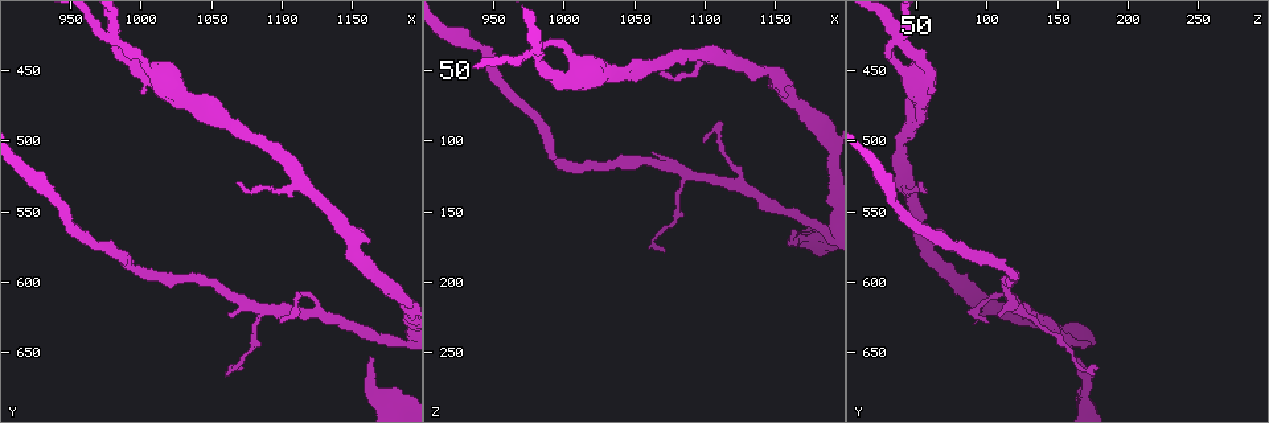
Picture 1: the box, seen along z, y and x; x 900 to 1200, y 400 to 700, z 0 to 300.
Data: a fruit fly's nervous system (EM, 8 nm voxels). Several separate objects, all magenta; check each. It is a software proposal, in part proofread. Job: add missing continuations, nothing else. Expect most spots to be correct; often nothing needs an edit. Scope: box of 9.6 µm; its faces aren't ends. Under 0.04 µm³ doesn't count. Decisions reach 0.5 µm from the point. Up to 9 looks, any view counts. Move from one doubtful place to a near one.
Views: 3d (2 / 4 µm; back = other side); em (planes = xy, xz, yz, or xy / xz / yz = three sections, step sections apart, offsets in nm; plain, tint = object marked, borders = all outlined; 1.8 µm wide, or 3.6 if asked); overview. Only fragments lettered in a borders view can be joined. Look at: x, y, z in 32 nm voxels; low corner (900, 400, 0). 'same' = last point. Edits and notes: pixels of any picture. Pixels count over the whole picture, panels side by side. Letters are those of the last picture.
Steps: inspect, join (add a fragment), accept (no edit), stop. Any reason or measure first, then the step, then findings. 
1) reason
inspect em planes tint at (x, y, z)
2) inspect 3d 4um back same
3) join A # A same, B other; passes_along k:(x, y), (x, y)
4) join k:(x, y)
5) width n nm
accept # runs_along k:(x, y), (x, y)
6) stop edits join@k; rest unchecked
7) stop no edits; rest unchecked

two arms in line, one across
inspect em yz step 8 tint at (980, 428, 38)

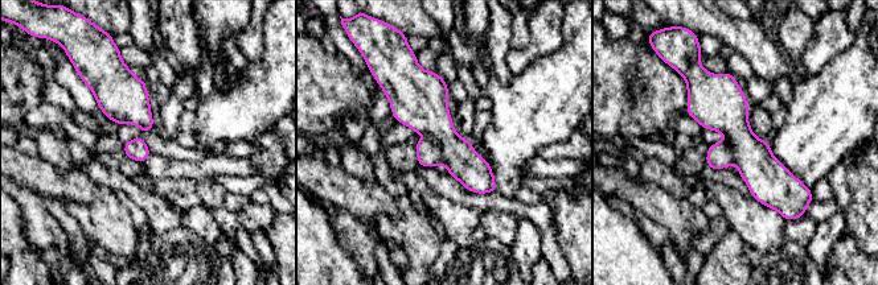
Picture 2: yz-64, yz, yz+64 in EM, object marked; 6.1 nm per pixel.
another direction
inspect em planes borders same

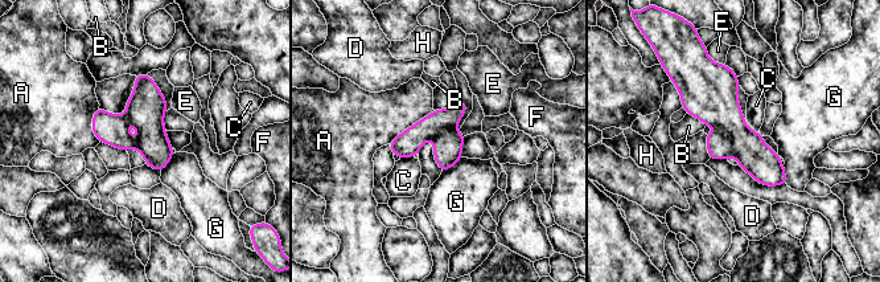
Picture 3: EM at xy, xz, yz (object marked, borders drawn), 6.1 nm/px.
width 200 nm
accept # A other, B other, C other, D other, E other, F other, G other, H other; none of them fits

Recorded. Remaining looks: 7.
an open end
inspect em planes borders at (1156, 568, 68)

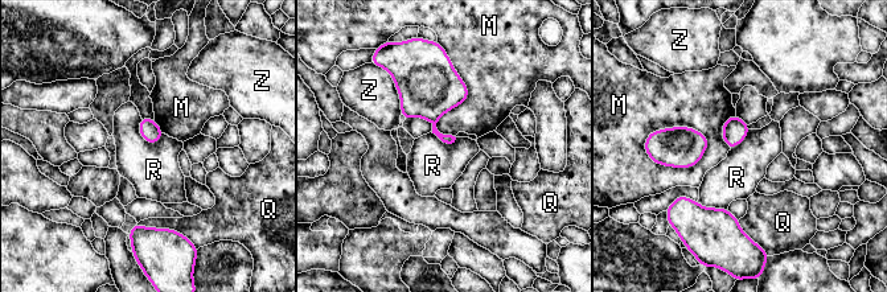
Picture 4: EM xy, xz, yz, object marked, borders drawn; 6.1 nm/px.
accept # M other, Q other, R other, Z other; border 4:(140, 116), (139, 134), (156, 144); none of them fits

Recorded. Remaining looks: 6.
an open end
inspect em xz step 16 borders at (1098, 630, 102)

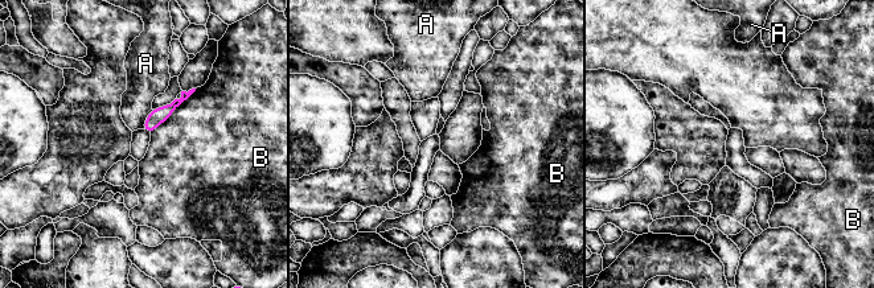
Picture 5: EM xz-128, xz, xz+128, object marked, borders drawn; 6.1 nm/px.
accept # A other, B other; runs_along 5:(184, 95), (146, 127); no lettered fragment goes on from it

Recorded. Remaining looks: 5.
free end
inspect em xz step 8 borders at (1070, 660, 178)

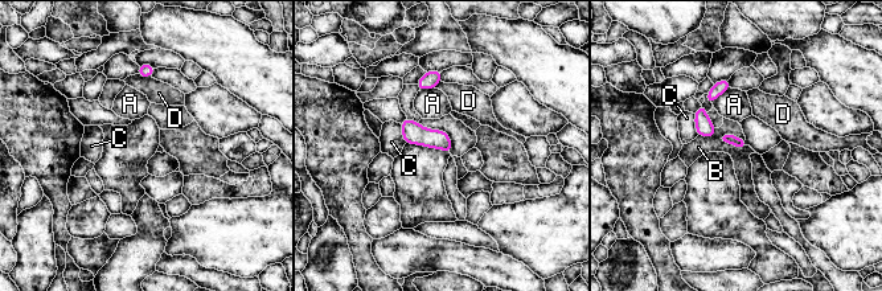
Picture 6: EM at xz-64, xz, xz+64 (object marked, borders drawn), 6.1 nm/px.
another direction
inspect em planes borders same

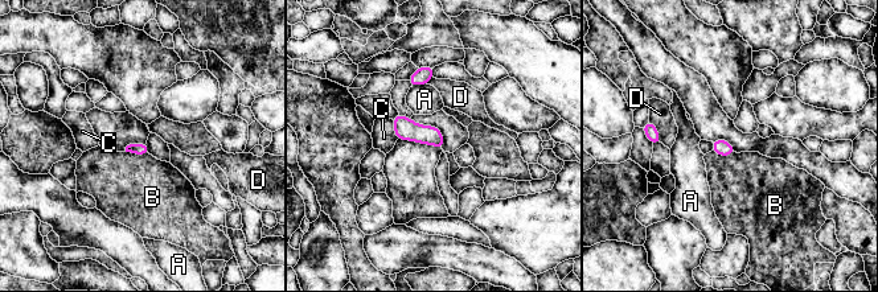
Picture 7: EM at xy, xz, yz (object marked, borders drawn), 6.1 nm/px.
width 80 nm
accept # A other, B other, C other, D other; border 7:(712, 149), (722, 156), (735, 153); none of them fits

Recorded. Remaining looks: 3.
stop no edits; rest unchecked

